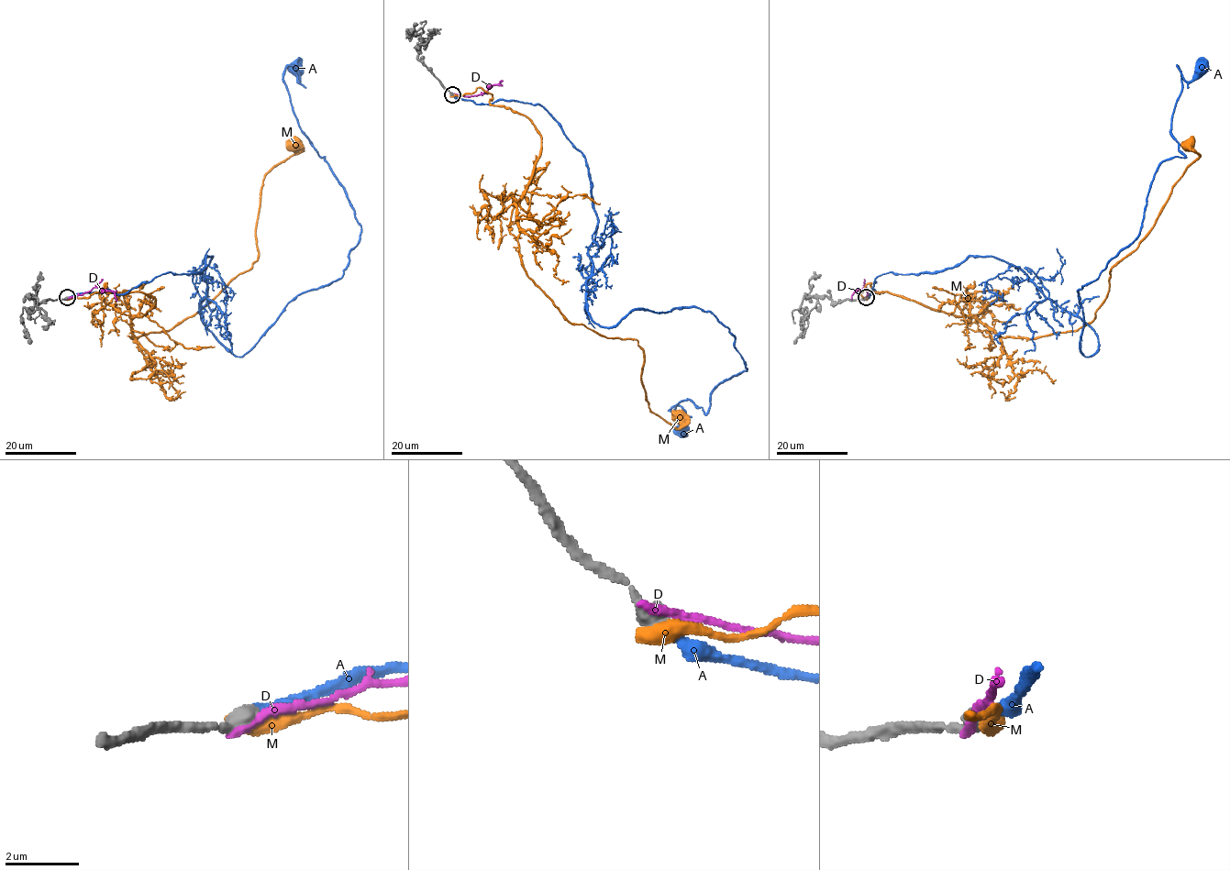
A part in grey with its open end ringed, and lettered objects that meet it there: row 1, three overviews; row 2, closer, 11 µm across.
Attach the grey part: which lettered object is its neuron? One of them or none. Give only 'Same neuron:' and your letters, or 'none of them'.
Same neuron: A

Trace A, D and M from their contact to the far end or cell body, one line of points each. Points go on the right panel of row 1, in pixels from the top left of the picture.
A: (867, 297), (993, 256), (1094, 331), (1091, 356), (1079, 291), (1185, 156), (1177, 65), (1200, 68)
D: (865, 299), (867, 295), (866, 288), (856, 291), (851, 295), (852, 301)
M: (866, 298), (868, 283), (1002, 336), (1077, 331), (1200, 156), (1188, 147)

